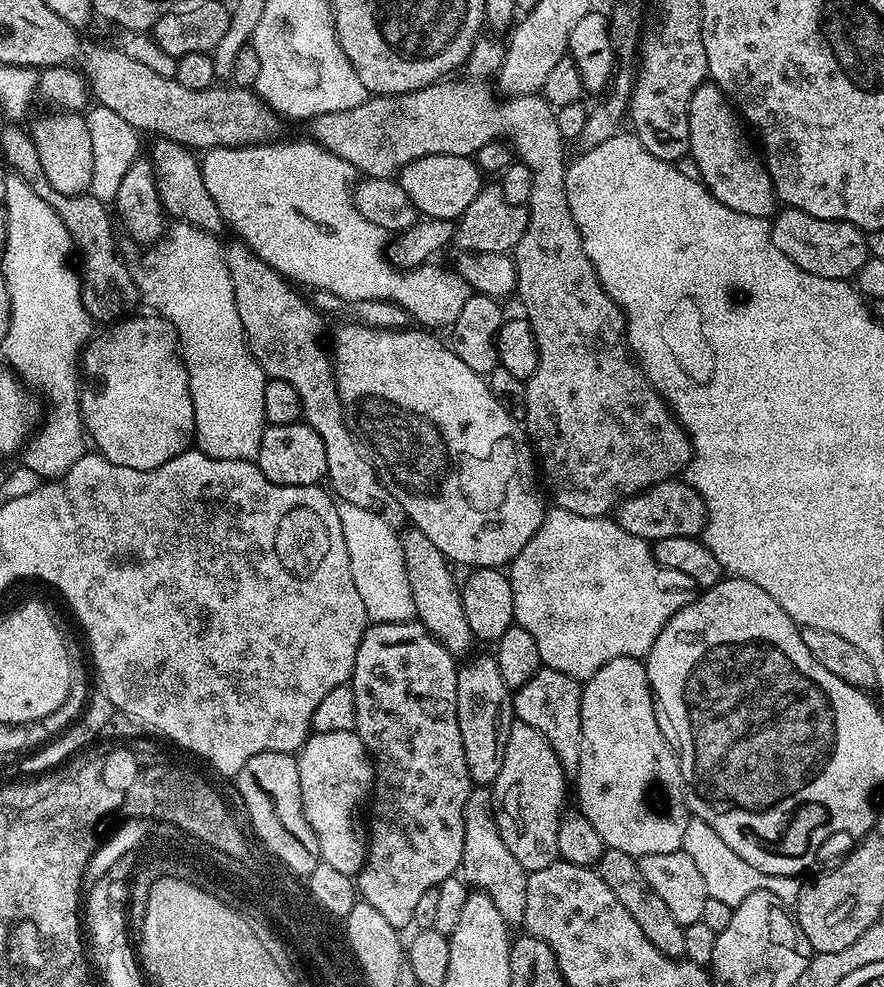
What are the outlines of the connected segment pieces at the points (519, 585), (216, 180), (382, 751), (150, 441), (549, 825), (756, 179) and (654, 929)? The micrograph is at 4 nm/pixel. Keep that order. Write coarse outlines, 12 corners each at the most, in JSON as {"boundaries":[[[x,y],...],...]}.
{"boundaries":[[[555,506],[507,569],[541,665],[647,657],[694,599],[649,541]],[[308,138],[209,148],[225,225],[275,272],[447,329],[470,289],[386,258],[350,162]],[[369,623],[350,686],[374,758],[358,896],[398,930],[460,872],[474,785],[457,657]],[[129,315],[82,353],[95,451],[154,470],[189,451],[180,341]],[[514,722],[492,813],[528,873],[558,854],[566,777]],[[690,98],[689,153],[722,206],[768,220],[778,201],[731,100]],[[605,848],[594,867],[662,954],[683,957],[684,925],[639,859]]]}

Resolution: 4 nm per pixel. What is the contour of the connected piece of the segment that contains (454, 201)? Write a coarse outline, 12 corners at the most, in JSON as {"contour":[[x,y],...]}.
{"contour":[[430,154],[400,169],[417,213],[459,220],[482,187],[473,157]]}

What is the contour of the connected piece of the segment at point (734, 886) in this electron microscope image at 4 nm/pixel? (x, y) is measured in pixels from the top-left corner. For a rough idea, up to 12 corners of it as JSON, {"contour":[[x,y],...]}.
{"contour":[[689,819],[682,849],[709,896],[733,906],[769,892],[795,905],[801,881],[738,858],[705,820]]}

